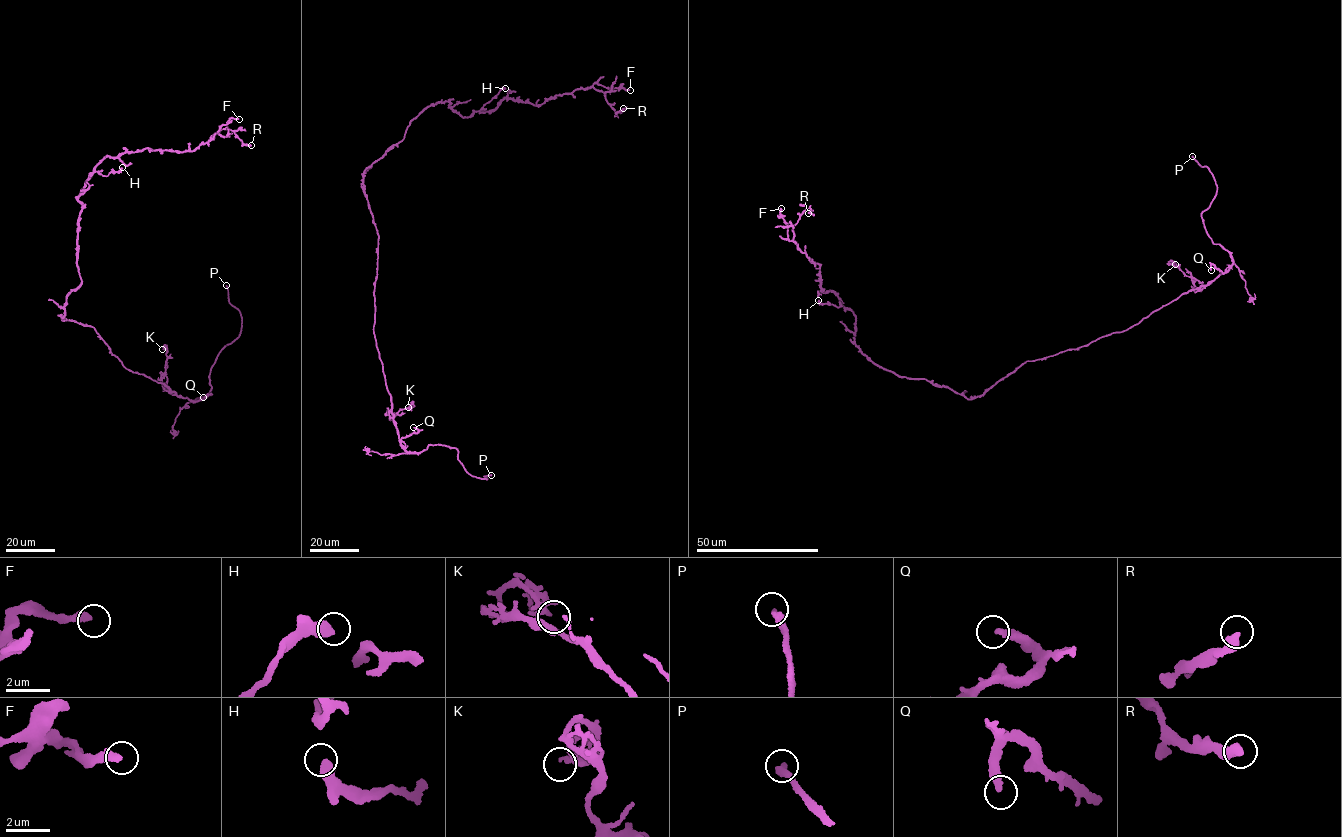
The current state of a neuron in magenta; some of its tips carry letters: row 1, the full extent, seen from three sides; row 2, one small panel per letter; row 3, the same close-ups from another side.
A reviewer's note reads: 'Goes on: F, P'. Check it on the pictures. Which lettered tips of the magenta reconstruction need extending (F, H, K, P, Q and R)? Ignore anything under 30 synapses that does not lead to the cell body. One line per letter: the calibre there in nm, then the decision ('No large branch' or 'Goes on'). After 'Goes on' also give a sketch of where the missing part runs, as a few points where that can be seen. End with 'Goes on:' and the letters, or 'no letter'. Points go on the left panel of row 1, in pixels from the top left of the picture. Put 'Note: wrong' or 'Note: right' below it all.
F: Thickness 320 nm. Goes on. Course of what is missing: (239, 119), (245, 125), (248, 136), (253, 136)
H: Thickness 480 nm. No large branch
K: Thickness 240 nm. No large branch
P: Thickness 300 nm. Goes on. Course of what is missing: (226, 285), (223, 276), (190, 253)
Q: Thickness 300 nm. No large branch
R: Thickness 400 nm. No large branch
Goes on: F, P
Note: right

